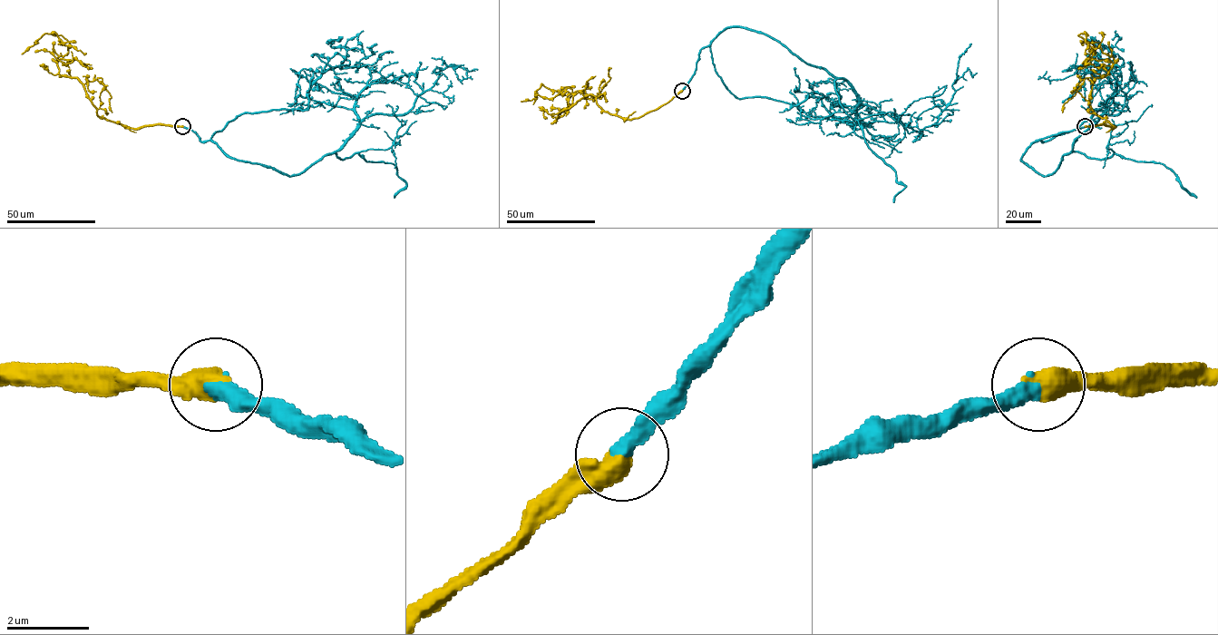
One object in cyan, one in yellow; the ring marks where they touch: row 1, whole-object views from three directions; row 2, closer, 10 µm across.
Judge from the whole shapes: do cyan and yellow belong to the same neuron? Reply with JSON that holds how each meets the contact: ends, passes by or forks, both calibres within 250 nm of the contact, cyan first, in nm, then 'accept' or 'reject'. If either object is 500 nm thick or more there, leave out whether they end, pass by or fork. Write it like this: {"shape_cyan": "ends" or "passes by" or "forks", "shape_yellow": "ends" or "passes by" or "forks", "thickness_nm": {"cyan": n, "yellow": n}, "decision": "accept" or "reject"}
{"thickness_nm": {"cyan": 420, "yellow": 600}, "decision": "accept"}

